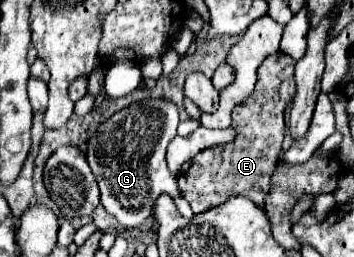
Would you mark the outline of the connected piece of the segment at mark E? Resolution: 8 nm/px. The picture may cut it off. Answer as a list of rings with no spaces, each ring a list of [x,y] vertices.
[[[275,52],[275,54],[267,56],[267,60],[259,66],[259,80],[255,84],[253,94],[233,112],[233,130],[237,132],[235,140],[217,146],[217,160],[187,162],[187,166],[183,168],[183,174],[181,174],[183,180],[179,180],[179,190],[195,214],[215,208],[215,206],[223,204],[225,200],[229,200],[231,196],[245,196],[245,198],[253,200],[253,204],[257,204],[261,208],[265,206],[265,198],[271,190],[271,176],[279,164],[281,142],[285,136],[285,118],[283,116],[295,96],[295,76],[293,74],[295,74],[295,60],[291,56],[287,56],[283,52]]]

